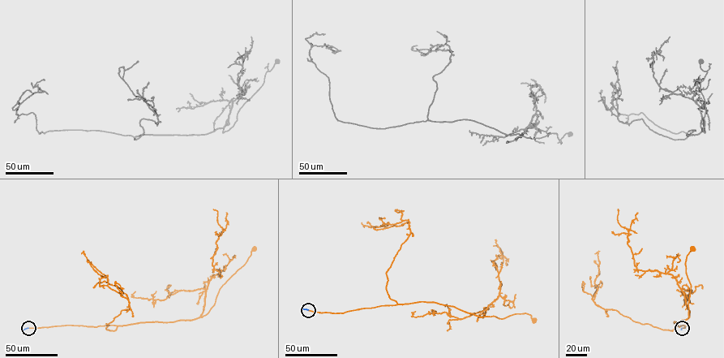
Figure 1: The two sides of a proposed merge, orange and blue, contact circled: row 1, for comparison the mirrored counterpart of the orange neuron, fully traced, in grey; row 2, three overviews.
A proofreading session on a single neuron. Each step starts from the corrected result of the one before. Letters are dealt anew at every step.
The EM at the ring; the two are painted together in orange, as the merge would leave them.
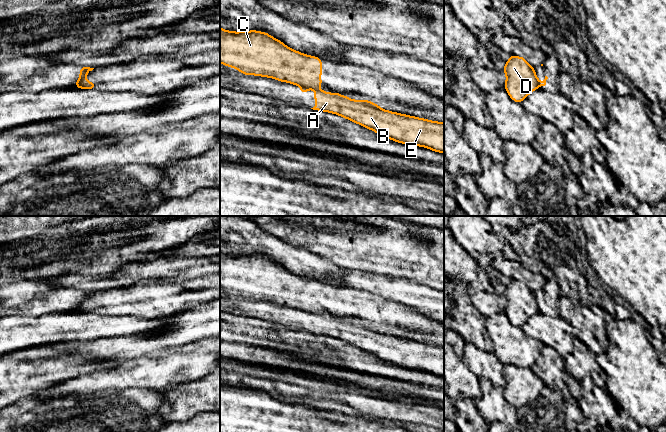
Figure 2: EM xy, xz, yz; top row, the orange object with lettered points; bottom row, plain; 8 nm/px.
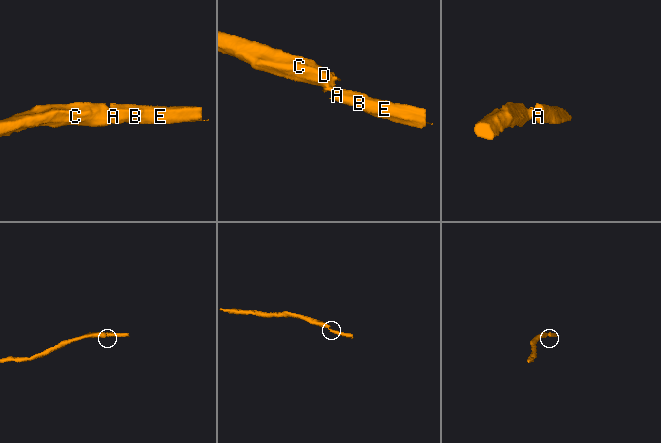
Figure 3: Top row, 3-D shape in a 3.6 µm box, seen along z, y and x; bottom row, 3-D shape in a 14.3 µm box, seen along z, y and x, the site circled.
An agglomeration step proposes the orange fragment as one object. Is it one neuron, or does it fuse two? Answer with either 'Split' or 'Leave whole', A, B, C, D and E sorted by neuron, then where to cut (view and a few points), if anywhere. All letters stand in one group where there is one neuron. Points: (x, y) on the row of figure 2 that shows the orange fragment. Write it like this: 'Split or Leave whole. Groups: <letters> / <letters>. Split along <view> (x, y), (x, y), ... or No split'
Split. Groups: A B E / C D. Split along xy (85, 76), (76, 87)

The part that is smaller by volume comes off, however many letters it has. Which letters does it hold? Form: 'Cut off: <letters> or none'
Cut off: A, B, E

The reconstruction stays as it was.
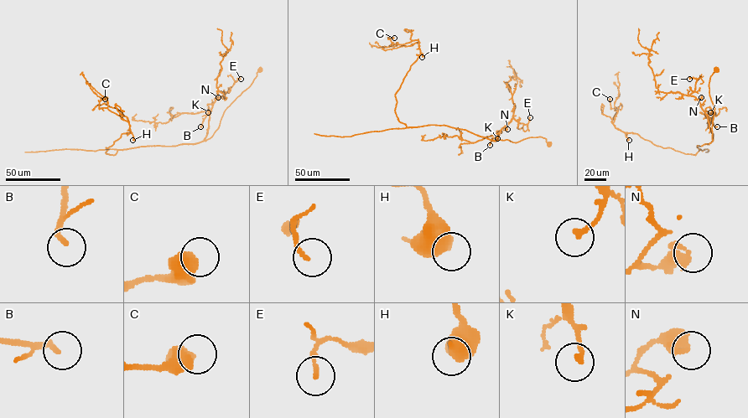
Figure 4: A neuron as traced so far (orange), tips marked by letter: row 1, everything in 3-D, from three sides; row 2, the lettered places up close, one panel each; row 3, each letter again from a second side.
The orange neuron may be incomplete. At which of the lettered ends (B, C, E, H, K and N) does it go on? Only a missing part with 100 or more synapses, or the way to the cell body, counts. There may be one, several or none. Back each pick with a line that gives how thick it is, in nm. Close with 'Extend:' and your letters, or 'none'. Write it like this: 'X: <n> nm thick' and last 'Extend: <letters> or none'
Extend: none

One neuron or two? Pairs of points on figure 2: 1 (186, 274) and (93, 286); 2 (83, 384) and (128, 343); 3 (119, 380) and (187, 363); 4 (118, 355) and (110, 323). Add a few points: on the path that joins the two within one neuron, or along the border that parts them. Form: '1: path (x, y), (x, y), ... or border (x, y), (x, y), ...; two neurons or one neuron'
1: path (163, 271), (135, 271), (116, 280); one neuron
2: border (124, 362), (111, 367), (100, 368); two neurons
3: path (136, 373), (158, 371), (170, 366); one neuron
4: border (137, 334), (97, 337), (91, 340); two neurons

